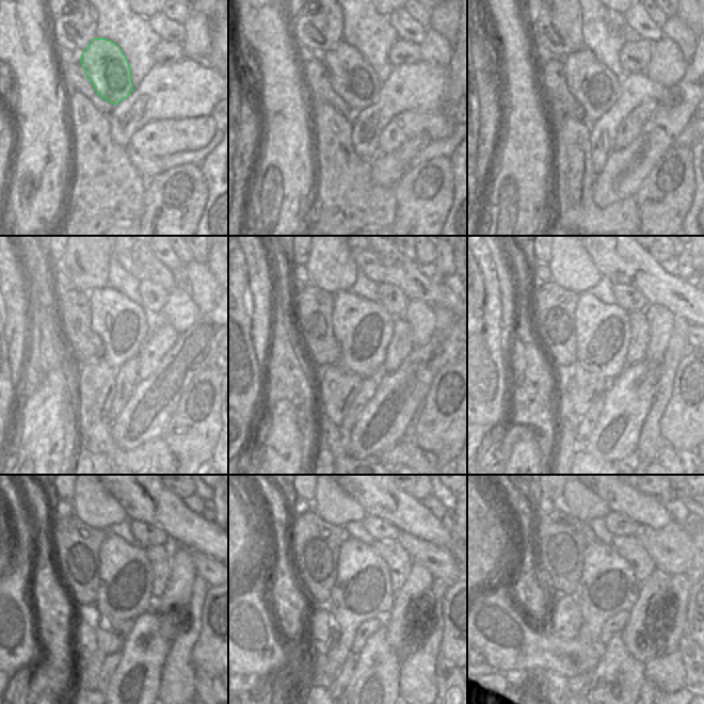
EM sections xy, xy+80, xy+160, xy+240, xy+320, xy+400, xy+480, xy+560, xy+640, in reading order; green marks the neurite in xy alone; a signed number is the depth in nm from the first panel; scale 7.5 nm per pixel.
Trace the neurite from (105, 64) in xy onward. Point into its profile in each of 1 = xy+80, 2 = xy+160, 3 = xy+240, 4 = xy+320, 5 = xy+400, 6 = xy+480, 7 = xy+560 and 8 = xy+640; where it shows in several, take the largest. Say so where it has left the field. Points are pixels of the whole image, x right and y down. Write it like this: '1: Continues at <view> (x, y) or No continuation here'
1: Continues at xy+80 (351, 77)
2: Continues at xy+160 (594, 86)
3: Continues at xy+240 (123, 325)
4: Continues at xy+320 (364, 330)
5: Continues at xy+400 (603, 332)
6: Continues at xy+480 (125, 591)
7: Continues at xy+560 (363, 590)
8: Continues at xy+640 (607, 586).

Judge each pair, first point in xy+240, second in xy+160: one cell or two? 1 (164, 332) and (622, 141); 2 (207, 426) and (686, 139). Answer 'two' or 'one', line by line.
1: one
2: two

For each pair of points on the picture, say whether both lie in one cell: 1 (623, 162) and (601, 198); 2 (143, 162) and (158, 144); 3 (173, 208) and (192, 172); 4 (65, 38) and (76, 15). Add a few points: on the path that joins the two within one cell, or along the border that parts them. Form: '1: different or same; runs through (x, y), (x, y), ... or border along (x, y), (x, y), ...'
1: same; runs through (619, 171), (618, 179), (608, 190)
2: different; border along (129, 144), (141, 155), (163, 157), (173, 153)
3: same; runs through (175, 200), (187, 180)
4: same; runs through (68, 33), (76, 26), (76, 20)

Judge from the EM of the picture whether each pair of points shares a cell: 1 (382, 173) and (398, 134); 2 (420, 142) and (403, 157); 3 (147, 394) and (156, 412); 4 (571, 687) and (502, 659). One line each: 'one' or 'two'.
1: two
2: one
3: one
4: two

